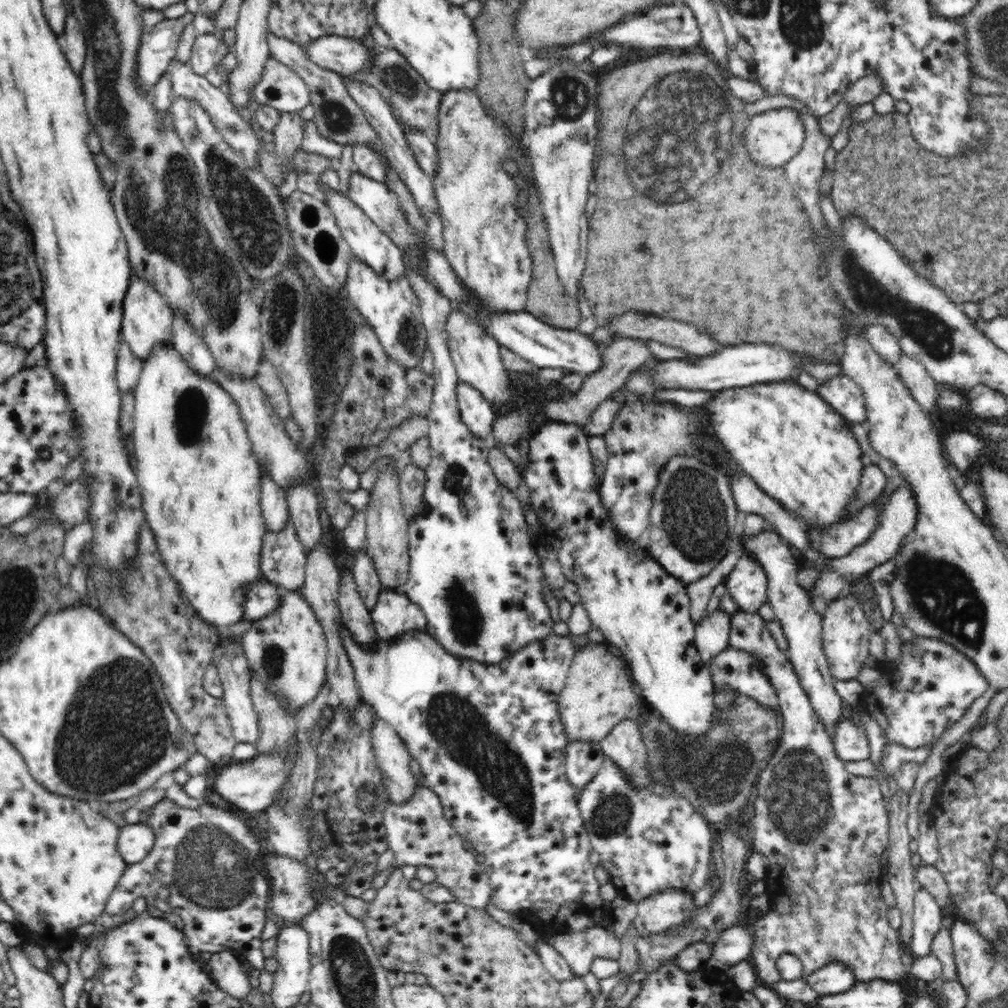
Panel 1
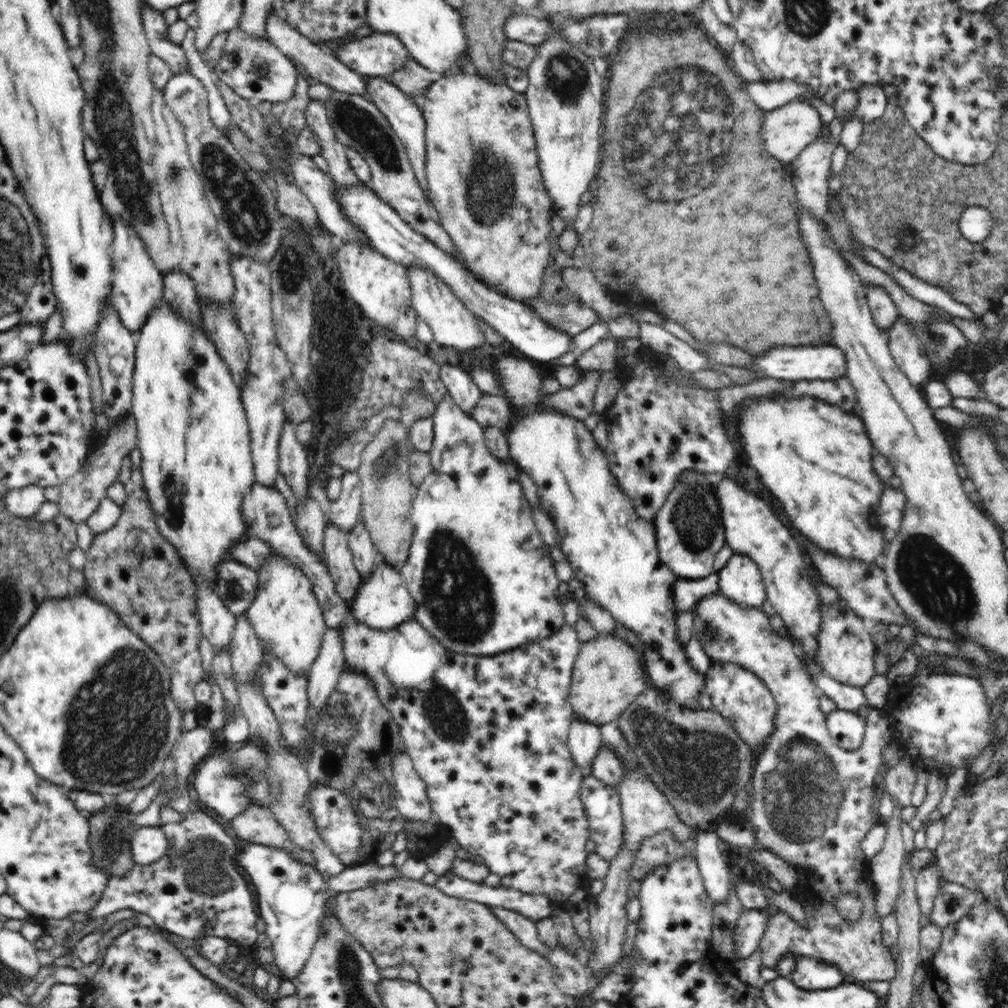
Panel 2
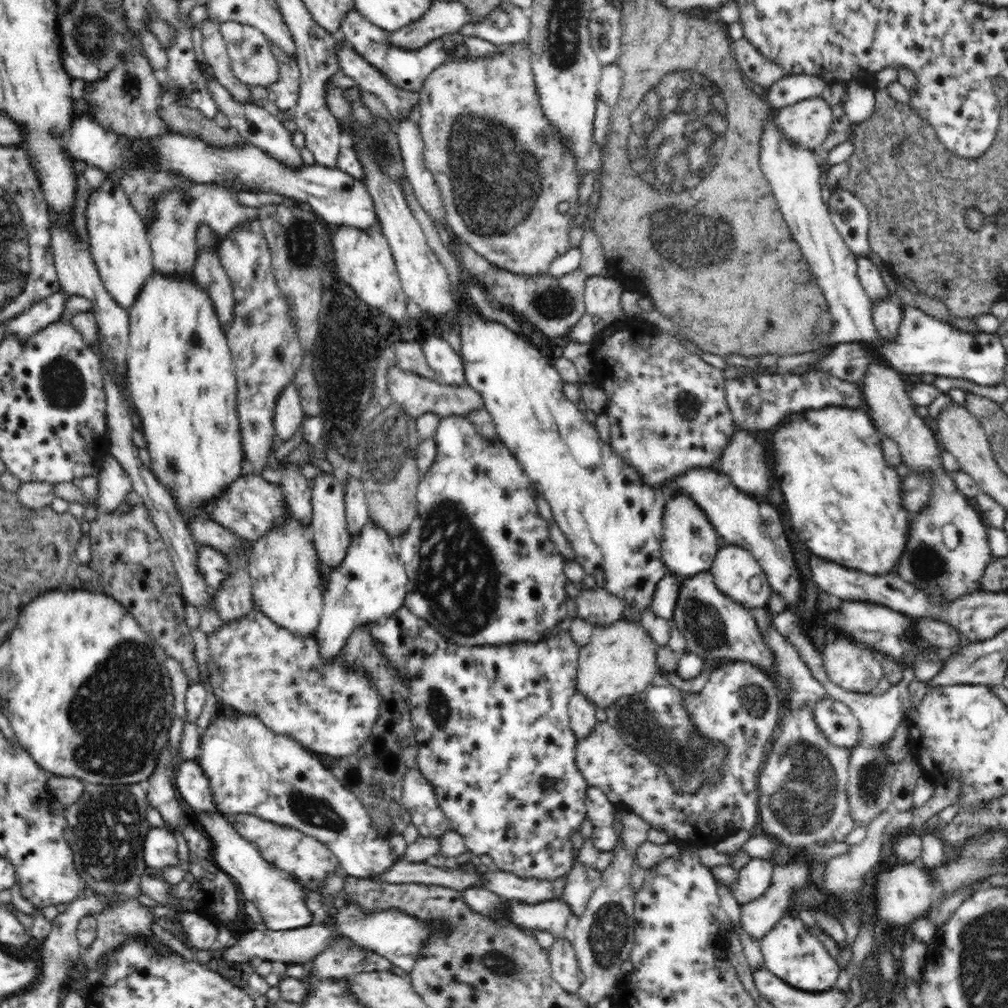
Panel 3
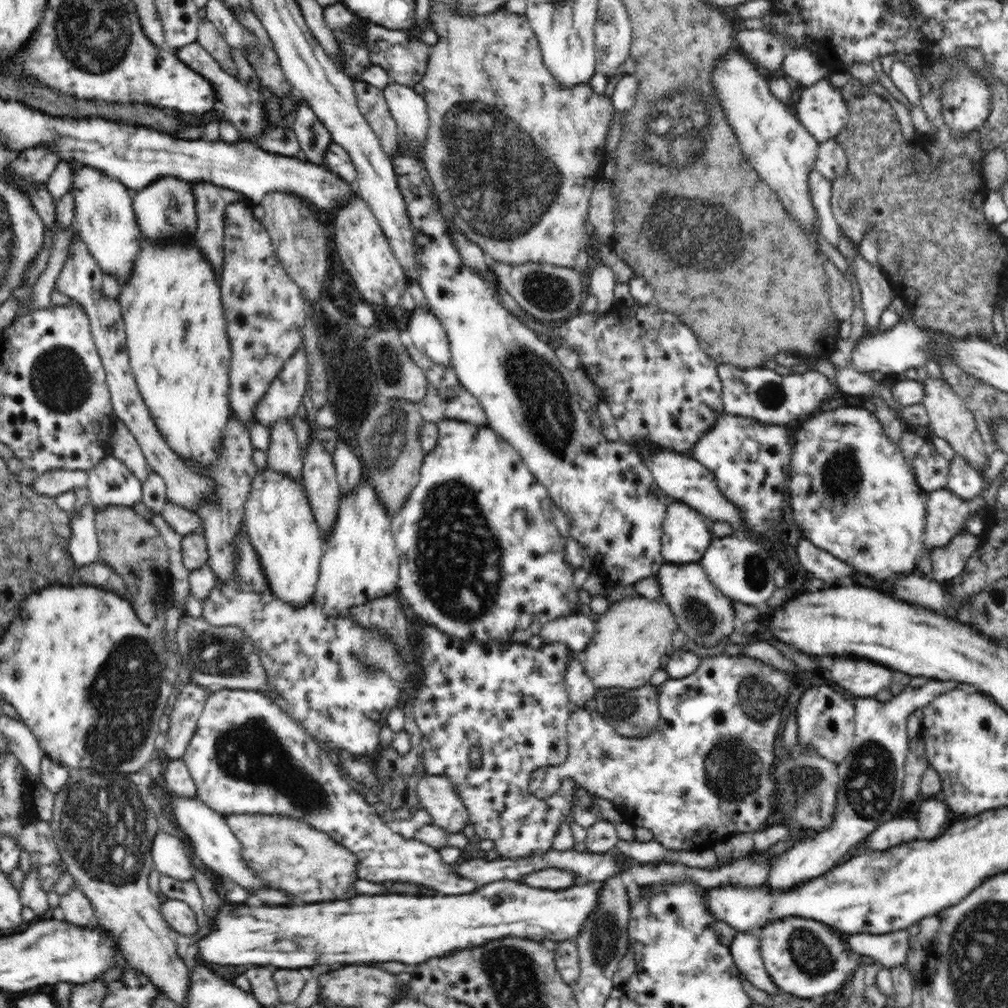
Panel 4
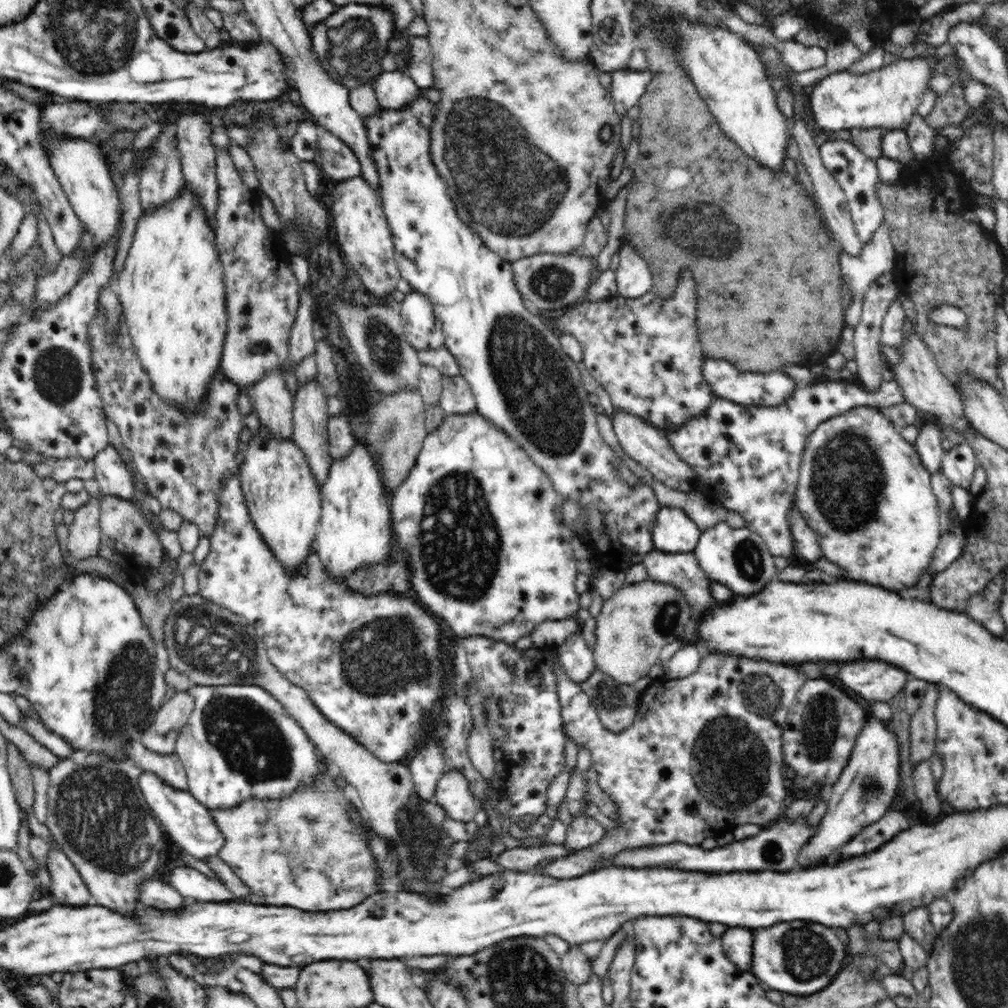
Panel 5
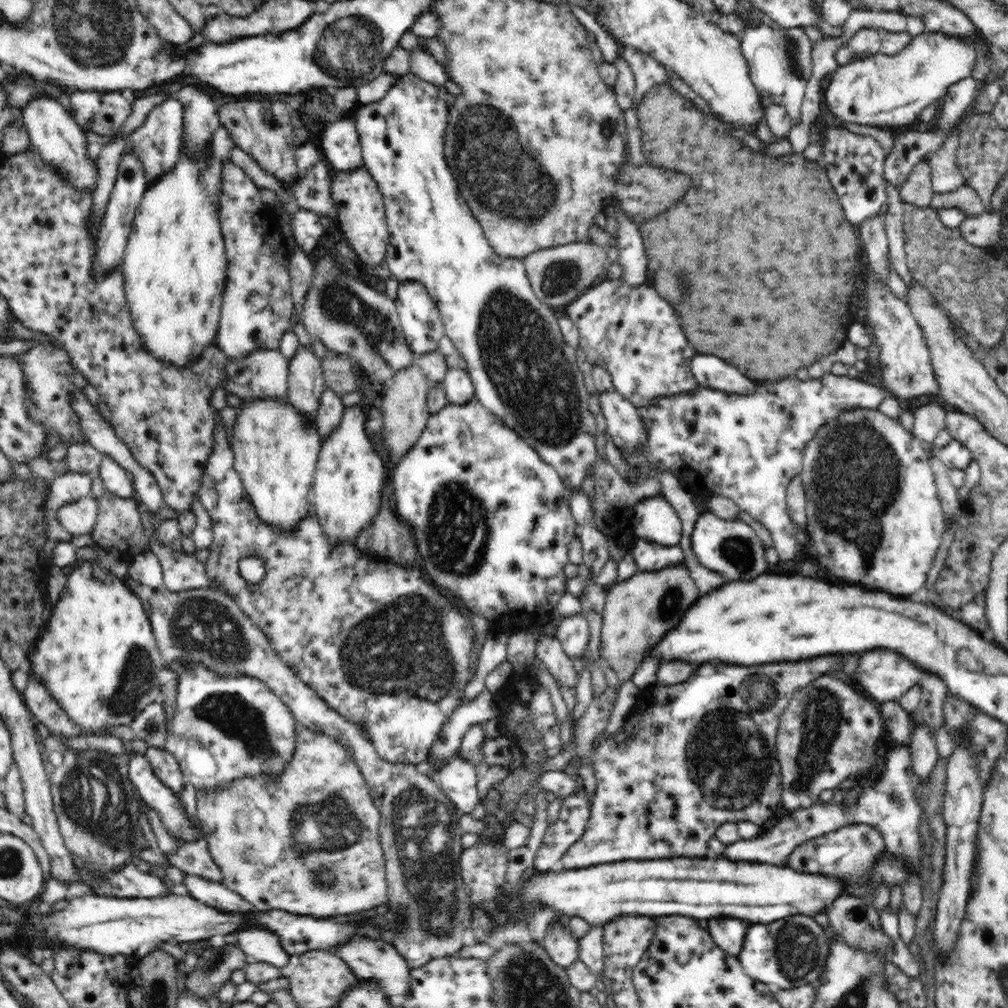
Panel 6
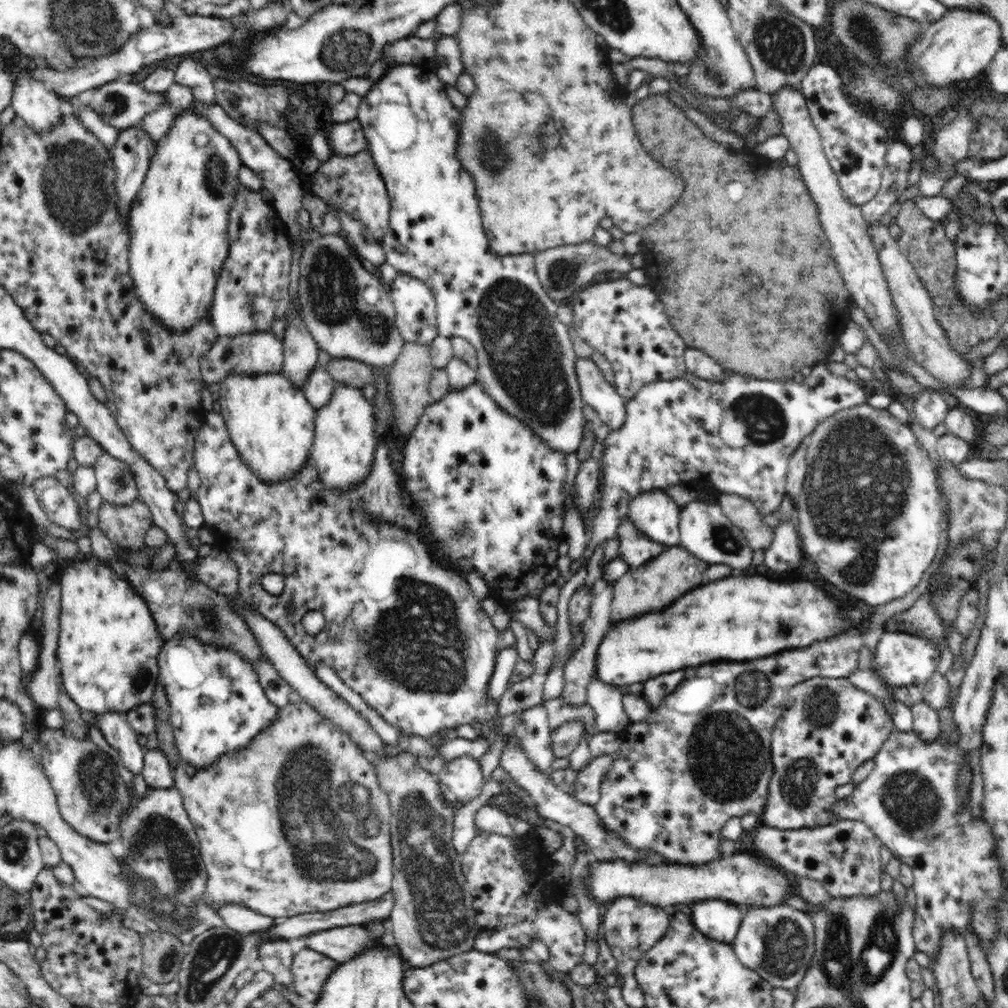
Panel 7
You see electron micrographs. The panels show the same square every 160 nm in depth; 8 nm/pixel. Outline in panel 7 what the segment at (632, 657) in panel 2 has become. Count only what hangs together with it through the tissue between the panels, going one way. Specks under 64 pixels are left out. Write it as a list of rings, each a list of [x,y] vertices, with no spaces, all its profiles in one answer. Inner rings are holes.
[[[681,544],[667,546],[662,554],[654,556],[652,560],[648,560],[638,568],[630,568],[621,579],[612,584],[611,624],[630,620],[630,618],[640,618],[648,612],[658,612],[658,610],[662,612],[666,606],[670,606],[682,594],[704,584],[705,572],[709,566],[710,564],[706,564],[688,552]]]

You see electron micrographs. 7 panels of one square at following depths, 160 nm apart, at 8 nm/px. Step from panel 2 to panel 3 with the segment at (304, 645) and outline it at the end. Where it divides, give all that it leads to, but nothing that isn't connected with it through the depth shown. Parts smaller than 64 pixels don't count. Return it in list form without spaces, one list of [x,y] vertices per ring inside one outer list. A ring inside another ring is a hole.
[[[285,502],[285,506],[287,506],[287,514],[286,520],[284,520],[284,524],[278,524],[278,526],[272,526],[262,538],[258,538],[256,542],[252,543],[252,549],[249,552],[248,562],[247,562],[247,570],[249,571],[249,575],[251,578],[251,593],[253,602],[255,606],[259,608],[272,622],[275,622],[278,626],[289,630],[294,636],[315,636],[316,628],[318,628],[318,622],[320,622],[320,614],[322,612],[322,602],[323,602],[323,591],[321,590],[321,575],[319,572],[320,560],[319,555],[317,554],[317,550],[315,549],[315,544],[312,541],[312,537],[310,535],[310,526],[308,524],[302,524],[297,518],[291,516],[292,511],[288,508],[288,503]]]

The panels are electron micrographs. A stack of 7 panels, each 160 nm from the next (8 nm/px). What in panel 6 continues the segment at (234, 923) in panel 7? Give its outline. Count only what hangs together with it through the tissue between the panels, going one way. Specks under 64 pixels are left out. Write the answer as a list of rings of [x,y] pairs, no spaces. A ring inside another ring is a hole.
[[[186,875],[183,883],[192,898],[212,906],[218,911],[238,915],[256,912],[254,906],[250,906],[246,900],[240,898],[238,893],[222,885],[222,882],[209,881],[196,875]],[[246,928],[246,930],[236,930],[234,932],[238,938],[238,945],[250,959],[250,962],[265,962],[284,968],[288,964],[288,954],[280,948],[278,936],[274,936],[268,930],[262,928]]]

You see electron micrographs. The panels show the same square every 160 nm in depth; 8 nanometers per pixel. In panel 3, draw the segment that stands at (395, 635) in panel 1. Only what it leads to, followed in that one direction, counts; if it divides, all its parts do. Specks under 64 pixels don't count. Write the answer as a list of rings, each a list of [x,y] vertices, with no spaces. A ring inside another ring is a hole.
[[[369,521],[360,534],[350,536],[348,552],[338,568],[329,568],[328,584],[322,594],[322,612],[315,632],[321,658],[336,658],[360,624],[380,623],[405,606],[407,582],[408,575],[385,530]]]

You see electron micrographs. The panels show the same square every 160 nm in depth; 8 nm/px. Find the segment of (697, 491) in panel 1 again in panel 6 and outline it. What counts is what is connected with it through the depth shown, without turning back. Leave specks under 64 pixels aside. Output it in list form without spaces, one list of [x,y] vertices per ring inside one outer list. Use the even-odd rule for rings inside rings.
[[[662,496],[644,498],[628,508],[623,515],[633,537],[662,546],[680,544],[682,521],[670,503]]]

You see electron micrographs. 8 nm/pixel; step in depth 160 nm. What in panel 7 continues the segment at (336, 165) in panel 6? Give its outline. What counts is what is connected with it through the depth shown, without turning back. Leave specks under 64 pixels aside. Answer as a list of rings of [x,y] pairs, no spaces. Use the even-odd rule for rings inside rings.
[[[357,118],[344,123],[335,122],[329,131],[329,144],[334,154],[354,156],[367,150],[363,128]]]

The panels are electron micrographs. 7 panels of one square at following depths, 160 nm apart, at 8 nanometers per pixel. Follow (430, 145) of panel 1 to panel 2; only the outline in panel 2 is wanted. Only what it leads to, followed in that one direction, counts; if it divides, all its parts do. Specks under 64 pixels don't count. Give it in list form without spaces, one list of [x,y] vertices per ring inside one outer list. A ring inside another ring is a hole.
[[[366,76],[366,94],[369,100],[386,115],[388,122],[396,131],[397,137],[402,141],[406,149],[409,161],[414,169],[416,178],[420,186],[426,192],[427,190],[427,174],[426,174],[426,141],[425,130],[426,121],[420,108],[414,102],[412,96],[404,94],[400,88],[388,82],[386,77],[382,76]]]

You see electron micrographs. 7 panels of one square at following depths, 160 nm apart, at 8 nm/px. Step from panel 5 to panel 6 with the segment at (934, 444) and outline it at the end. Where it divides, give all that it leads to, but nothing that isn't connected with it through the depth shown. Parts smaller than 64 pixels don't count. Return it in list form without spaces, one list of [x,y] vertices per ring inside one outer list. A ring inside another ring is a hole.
[[[930,401],[914,411],[914,428],[912,434],[924,442],[925,447],[930,446],[938,432],[945,428],[947,410],[940,407],[936,401]]]

